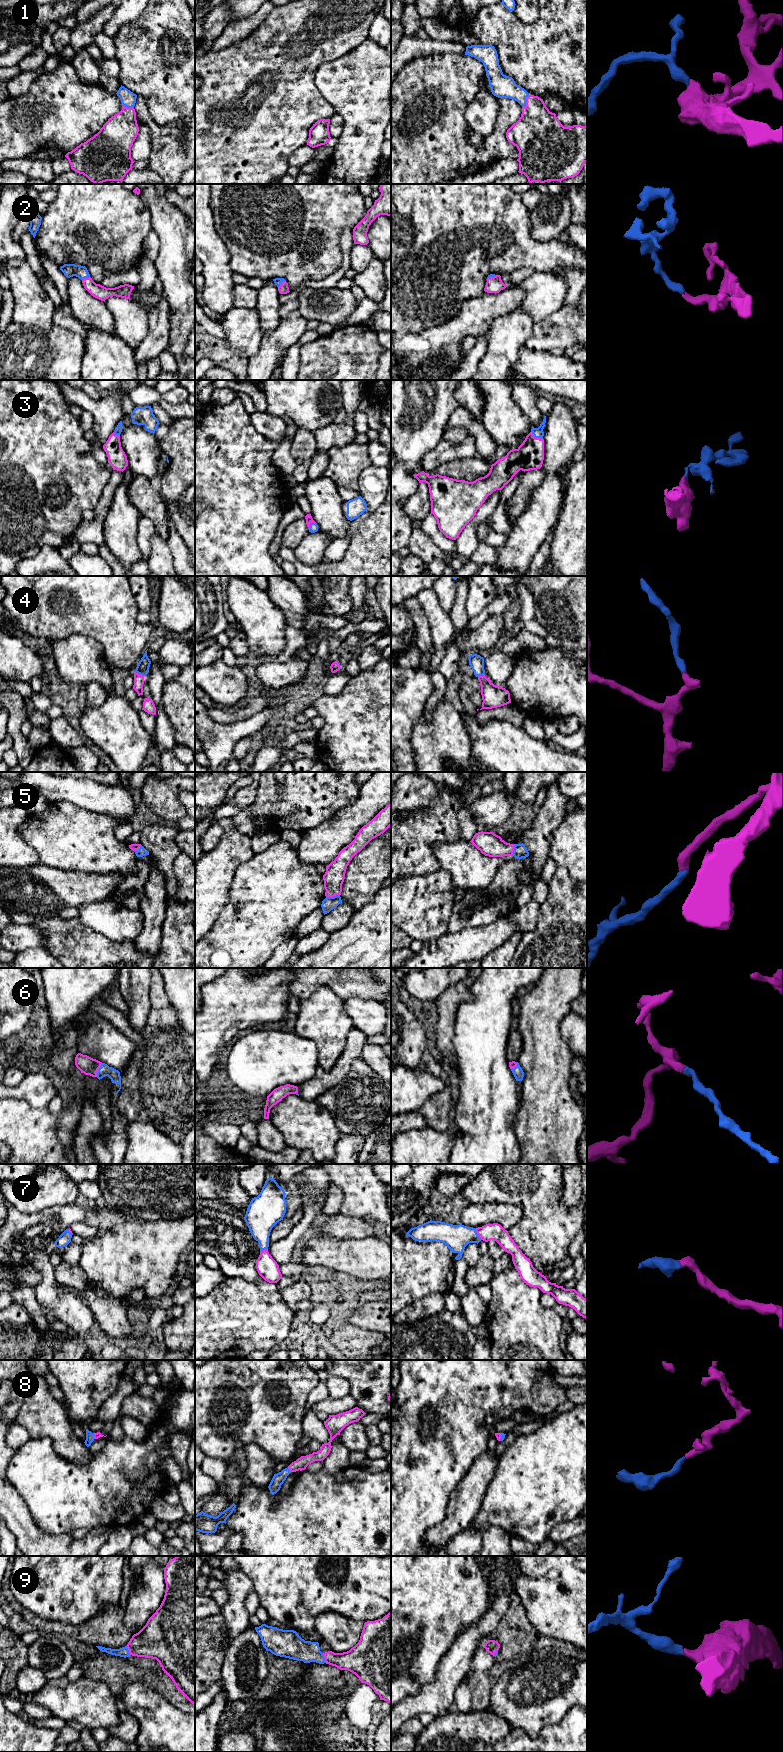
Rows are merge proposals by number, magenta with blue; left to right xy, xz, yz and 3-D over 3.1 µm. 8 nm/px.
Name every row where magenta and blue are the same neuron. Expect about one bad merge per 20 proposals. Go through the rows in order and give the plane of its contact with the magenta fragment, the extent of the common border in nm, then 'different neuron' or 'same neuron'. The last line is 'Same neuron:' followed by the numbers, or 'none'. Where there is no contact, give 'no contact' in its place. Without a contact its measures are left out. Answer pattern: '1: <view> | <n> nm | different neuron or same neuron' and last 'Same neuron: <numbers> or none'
1: yz | 130 nm | same neuron
2: xz | 90 nm | same neuron
3: yz | 110 nm | same neuron
4: xy | 90 nm | same neuron
5: xz | 110 nm | same neuron
6: xy | 120 nm | same neuron
7: yz | 110 nm | same neuron
8: xz | 50 nm | same neuron
9: xz | 90 nm | same neuron
Same neuron: 1, 2, 3, 4, 5, 6, 7, 8, 9

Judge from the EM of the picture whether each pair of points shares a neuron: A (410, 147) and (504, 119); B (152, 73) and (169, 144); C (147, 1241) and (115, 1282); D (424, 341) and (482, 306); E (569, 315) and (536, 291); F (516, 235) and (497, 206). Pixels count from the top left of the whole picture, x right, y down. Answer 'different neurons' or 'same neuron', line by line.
A: same neuron
B: different neurons
C: same neuron
D: same neuron
E: different neurons
F: same neuron

